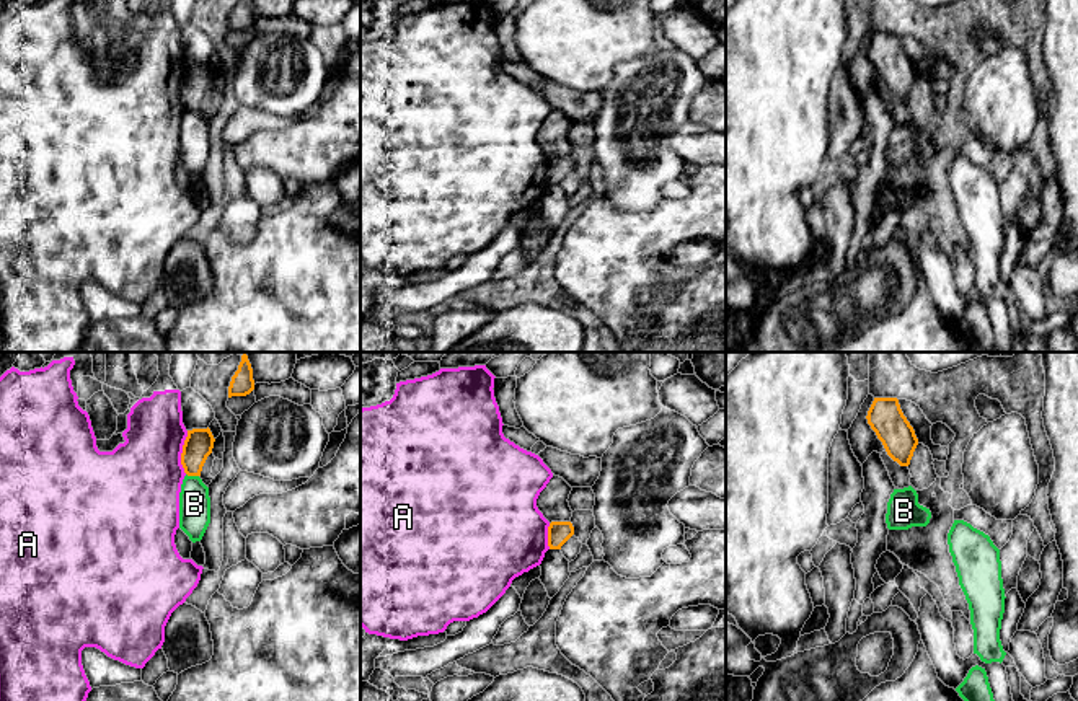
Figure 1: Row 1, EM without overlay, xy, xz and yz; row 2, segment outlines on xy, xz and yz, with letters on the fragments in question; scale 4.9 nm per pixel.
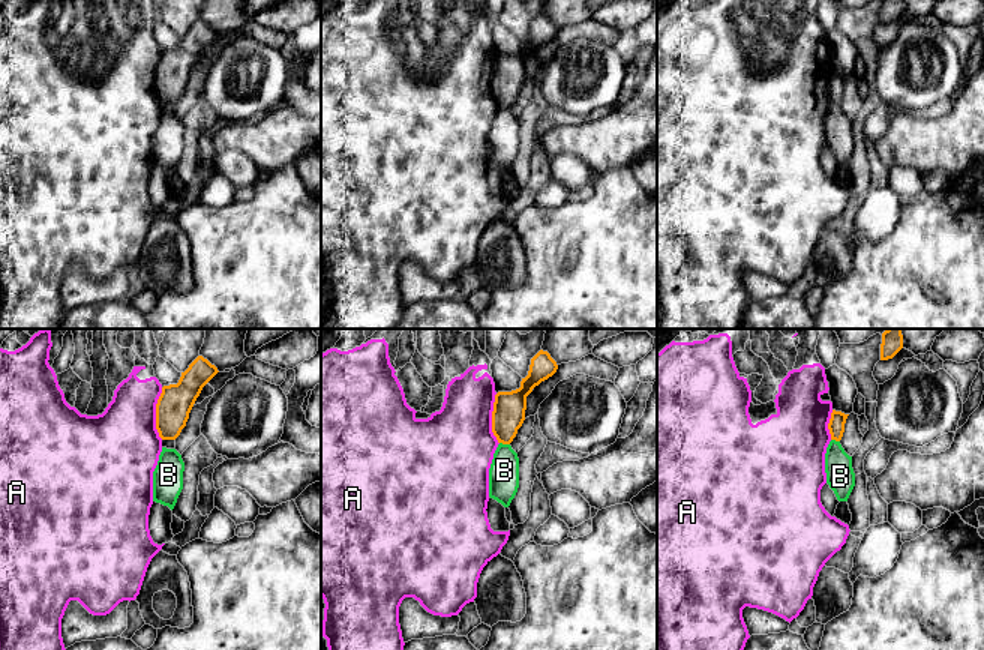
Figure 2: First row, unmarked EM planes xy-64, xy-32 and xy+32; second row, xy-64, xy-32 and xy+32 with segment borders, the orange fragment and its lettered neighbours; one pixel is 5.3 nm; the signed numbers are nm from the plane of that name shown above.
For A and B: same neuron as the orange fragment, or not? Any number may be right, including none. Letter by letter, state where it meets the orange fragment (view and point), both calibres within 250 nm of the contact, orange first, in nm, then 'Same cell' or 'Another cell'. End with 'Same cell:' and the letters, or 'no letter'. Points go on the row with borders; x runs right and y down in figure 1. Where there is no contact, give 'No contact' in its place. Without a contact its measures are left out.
A: Touches orange at xy (183, 452). Thickness 140 nm (orange) against 400 nm. Another cell
B: Touches orange at xy (193, 475). Thickness 140 nm (orange) against 160 nm. Another cell
Same cell: no letter

